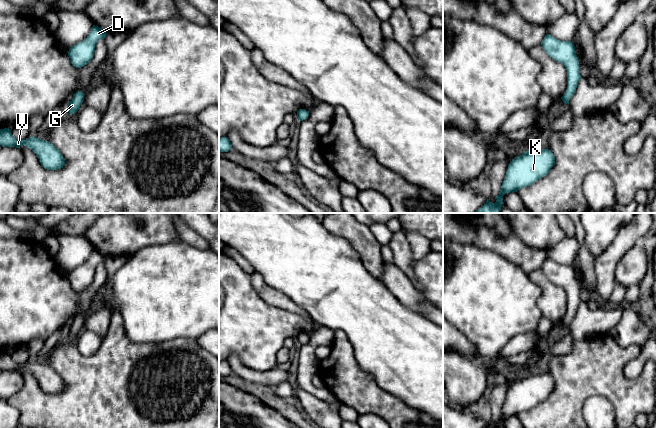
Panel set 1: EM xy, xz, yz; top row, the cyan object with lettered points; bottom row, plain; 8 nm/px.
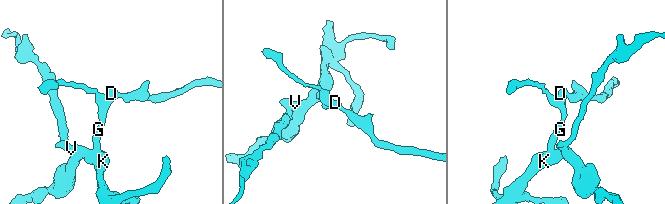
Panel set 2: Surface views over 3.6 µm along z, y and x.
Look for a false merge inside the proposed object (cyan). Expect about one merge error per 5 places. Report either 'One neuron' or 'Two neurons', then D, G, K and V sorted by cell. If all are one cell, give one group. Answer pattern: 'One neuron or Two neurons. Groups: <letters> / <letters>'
One neuron. Groups: D G K V

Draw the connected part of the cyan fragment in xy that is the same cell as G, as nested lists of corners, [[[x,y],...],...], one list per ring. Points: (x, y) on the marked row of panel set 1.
[[[77,91],[73,94],[72,100],[68,103],[70,115],[76,113],[79,110],[80,105],[84,101],[84,93],[82,91]]]

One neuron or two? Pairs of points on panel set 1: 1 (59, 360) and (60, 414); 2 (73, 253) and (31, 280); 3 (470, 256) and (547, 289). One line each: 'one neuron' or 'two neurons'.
1: one neuron
2: two neurons
3: two neurons

